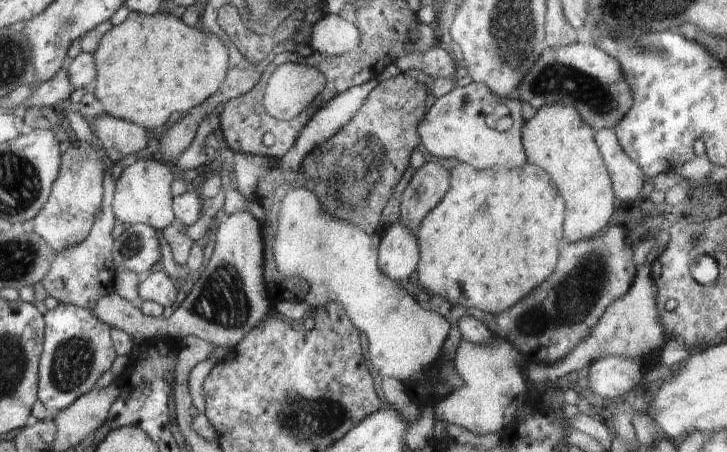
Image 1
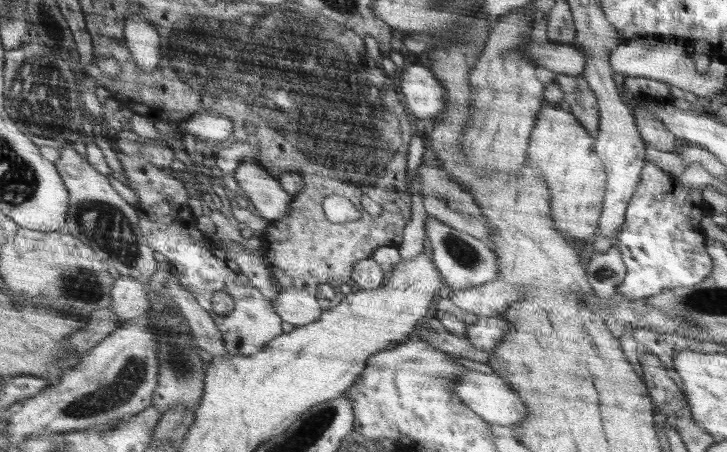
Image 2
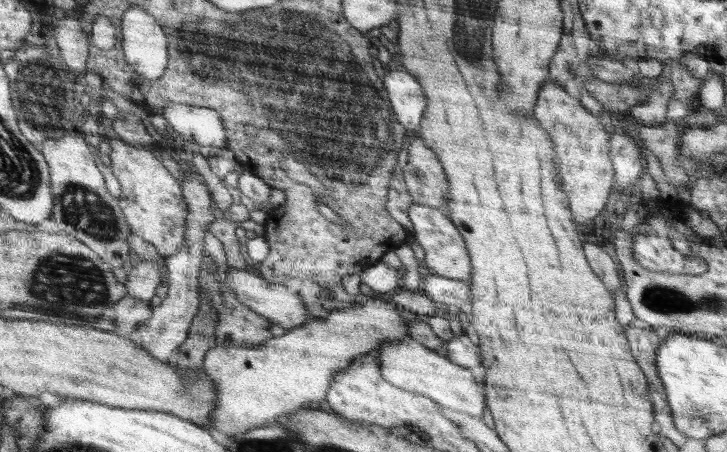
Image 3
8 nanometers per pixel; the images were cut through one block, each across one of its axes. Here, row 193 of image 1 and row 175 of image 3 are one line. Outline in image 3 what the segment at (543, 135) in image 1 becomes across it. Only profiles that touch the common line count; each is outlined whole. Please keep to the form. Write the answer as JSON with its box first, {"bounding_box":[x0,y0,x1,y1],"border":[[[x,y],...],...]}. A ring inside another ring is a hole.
{"bounding_box":[534,82,614,226],"border":[[[548,82],[539,94],[540,106],[536,106],[534,114],[540,118],[540,126],[548,126],[548,134],[556,138],[560,174],[564,174],[564,190],[568,190],[568,198],[572,198],[572,214],[576,214],[578,224],[590,226],[590,222],[604,210],[614,178],[608,156],[606,128],[599,118],[594,118],[588,110],[584,110],[578,100],[558,88],[558,83]]]}

